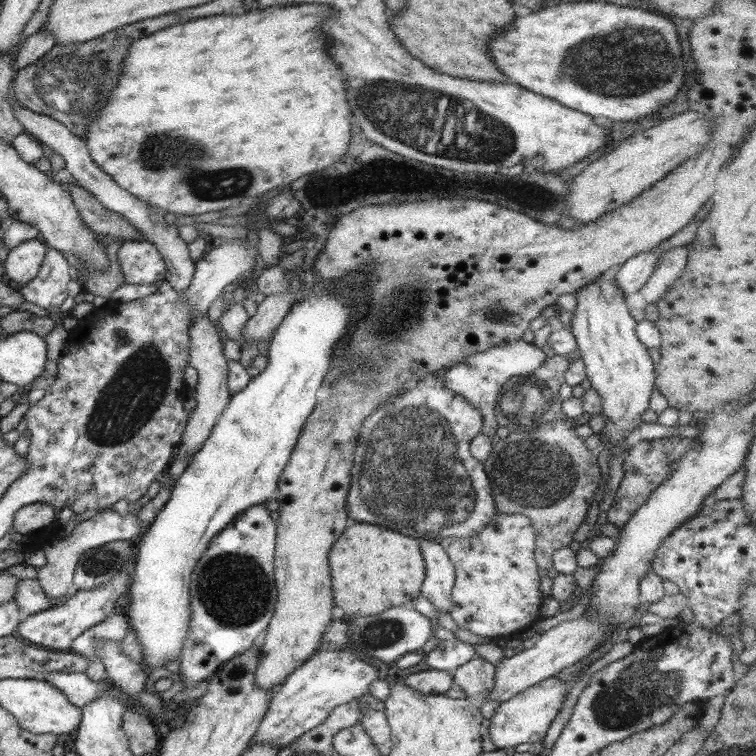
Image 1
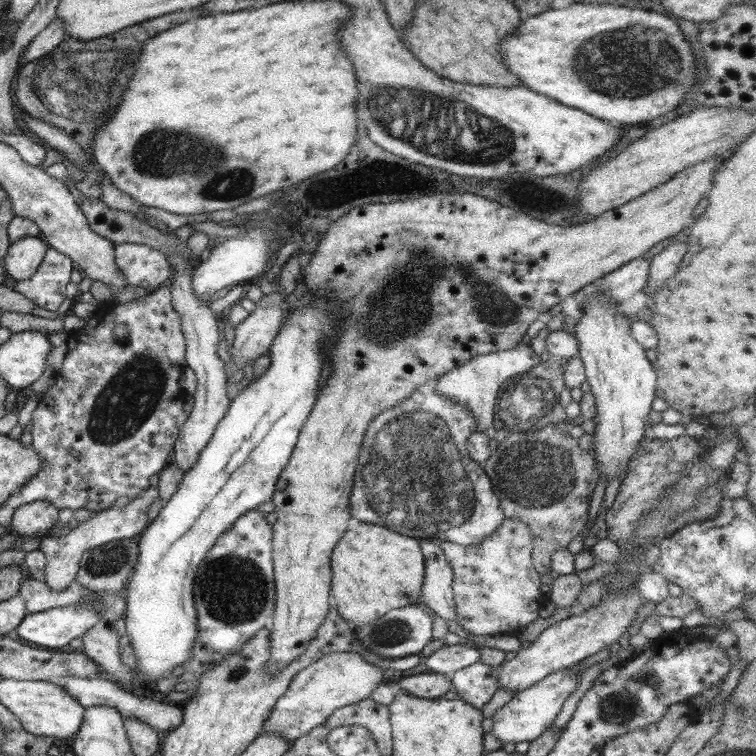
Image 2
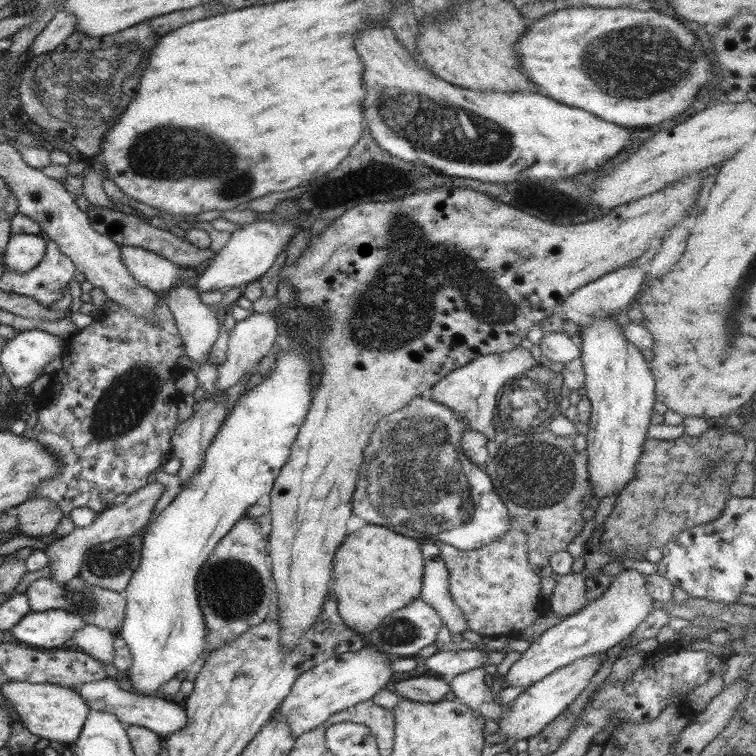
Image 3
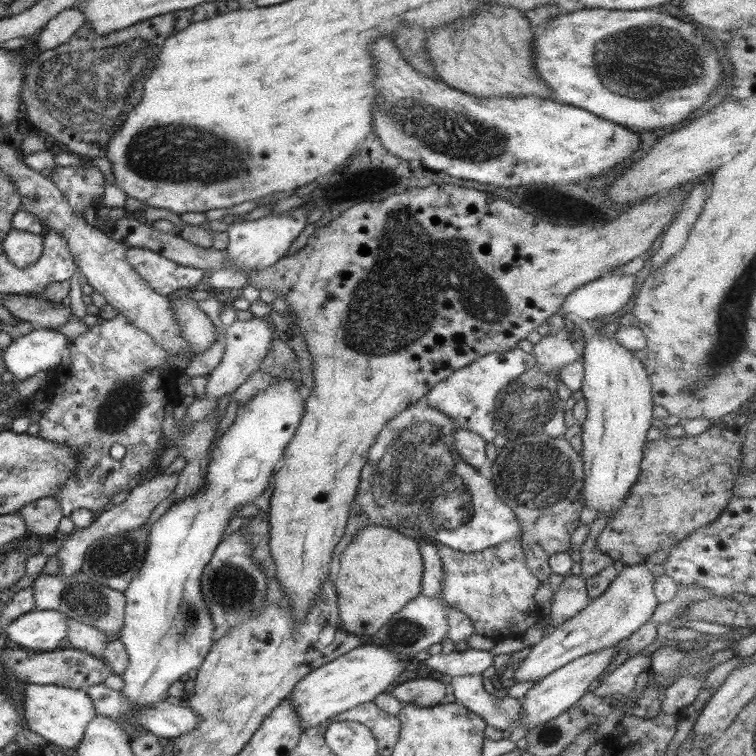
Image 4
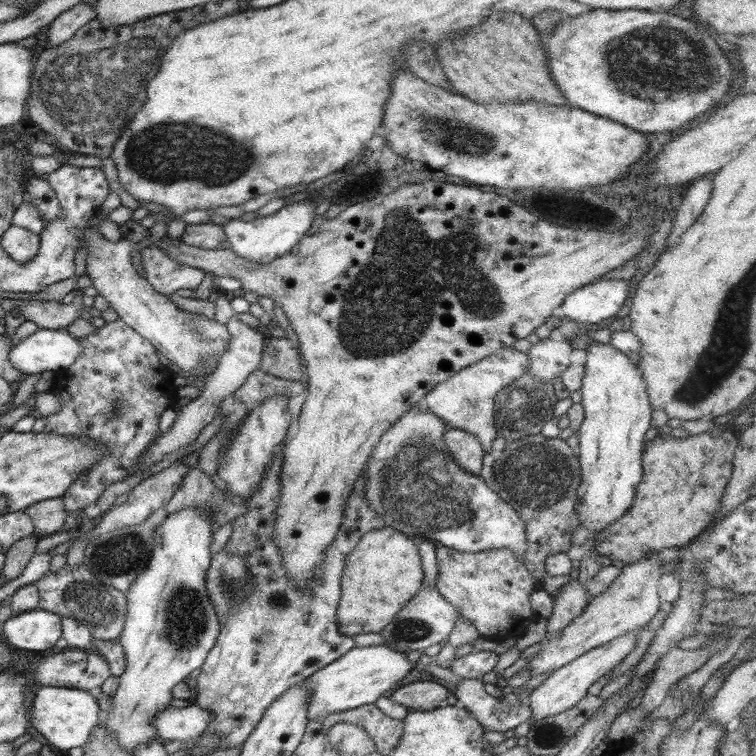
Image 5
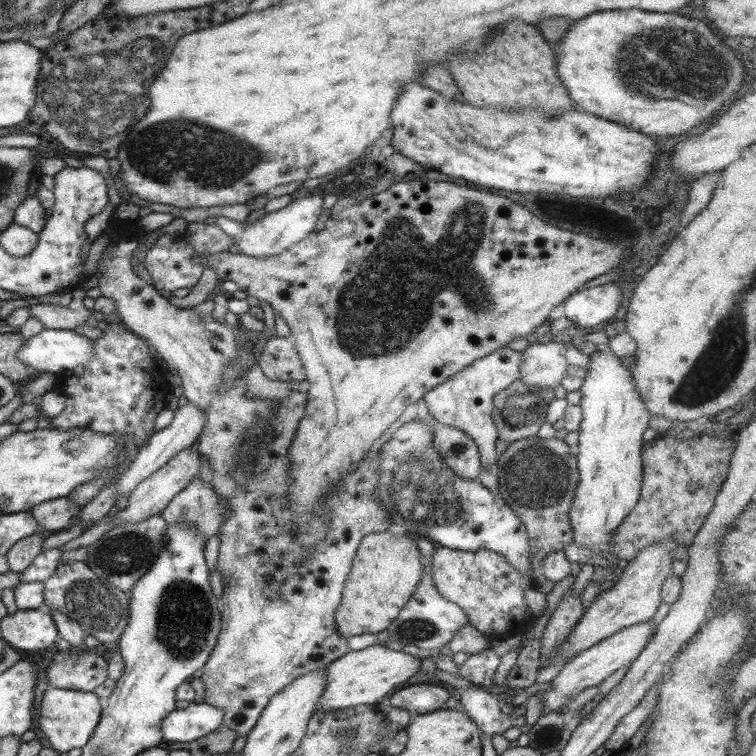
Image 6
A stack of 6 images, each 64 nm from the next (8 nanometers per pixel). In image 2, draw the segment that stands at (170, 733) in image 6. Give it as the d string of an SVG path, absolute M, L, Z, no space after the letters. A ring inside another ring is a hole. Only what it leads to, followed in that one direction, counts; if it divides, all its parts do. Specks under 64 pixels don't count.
M106 676L96 678L70 677L70 679L66 679L66 683L62 687L70 696L74 696L84 708L96 705L112 705L112 707L116 707L116 711L120 711L125 720L140 720L154 730L167 730L170 733L181 726L183 722L183 710L180 710L176 705L155 700L150 695L140 697L130 693L129 690L122 689L120 684Z

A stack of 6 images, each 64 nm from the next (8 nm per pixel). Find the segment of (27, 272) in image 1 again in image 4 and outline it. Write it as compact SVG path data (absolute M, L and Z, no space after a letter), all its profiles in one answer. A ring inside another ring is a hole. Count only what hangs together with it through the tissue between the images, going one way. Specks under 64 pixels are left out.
M12 228L6 234L2 252L6 254L7 260L16 268L26 268L36 263L44 251L43 234L32 234Z

